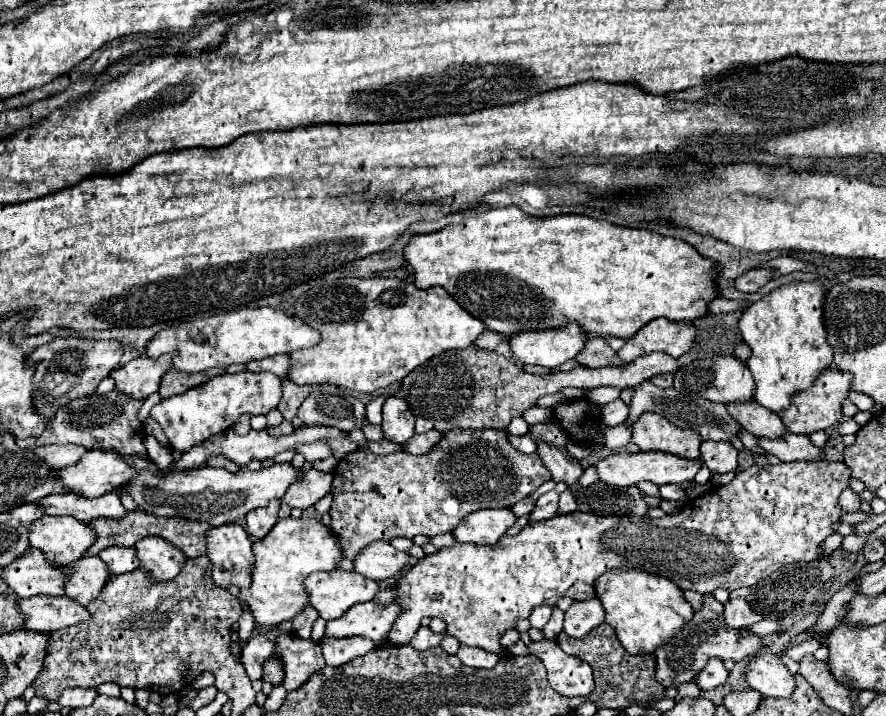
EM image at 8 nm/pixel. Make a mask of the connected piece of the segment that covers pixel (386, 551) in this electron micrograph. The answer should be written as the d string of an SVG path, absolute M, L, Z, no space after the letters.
M374 543L368 549L362 549L360 557L354 561L354 569L376 581L386 581L396 577L400 571L412 565L412 557L404 551L396 551L390 543Z

